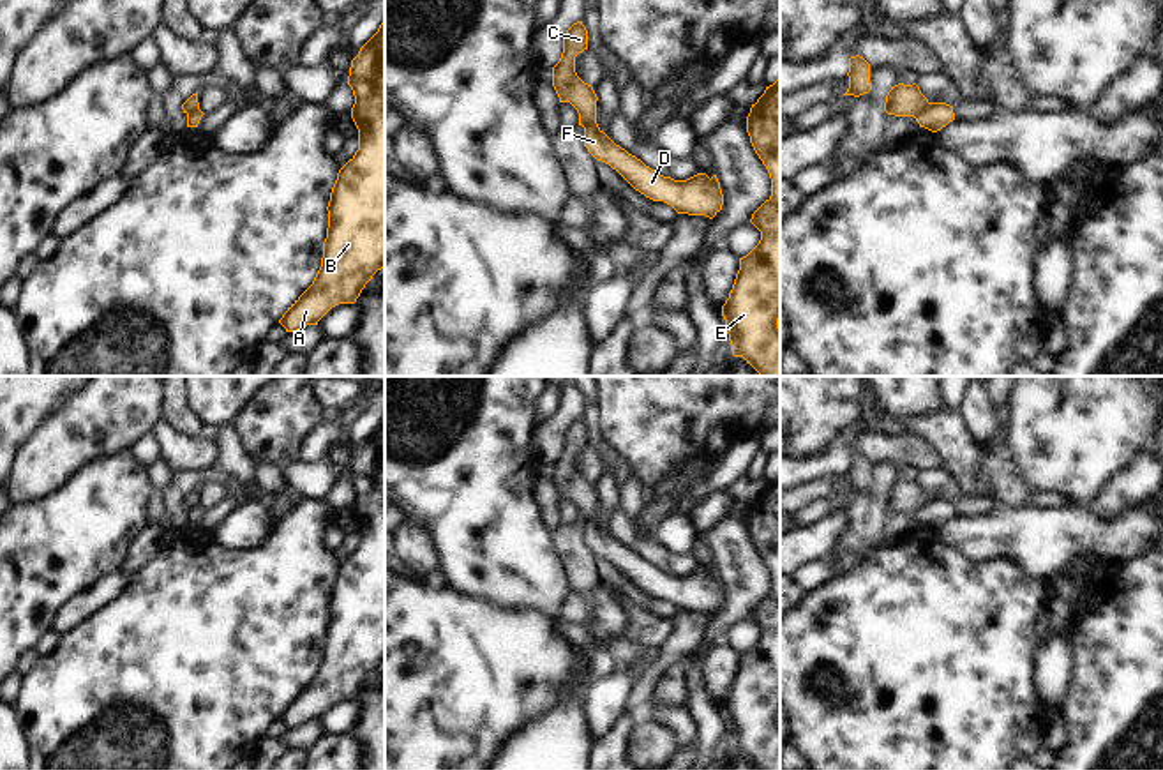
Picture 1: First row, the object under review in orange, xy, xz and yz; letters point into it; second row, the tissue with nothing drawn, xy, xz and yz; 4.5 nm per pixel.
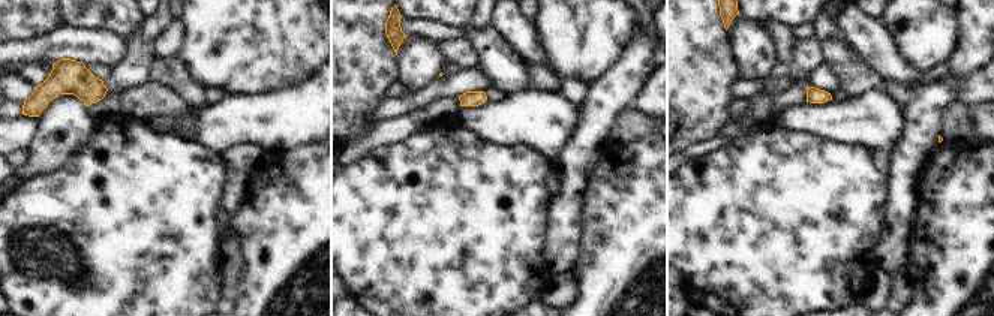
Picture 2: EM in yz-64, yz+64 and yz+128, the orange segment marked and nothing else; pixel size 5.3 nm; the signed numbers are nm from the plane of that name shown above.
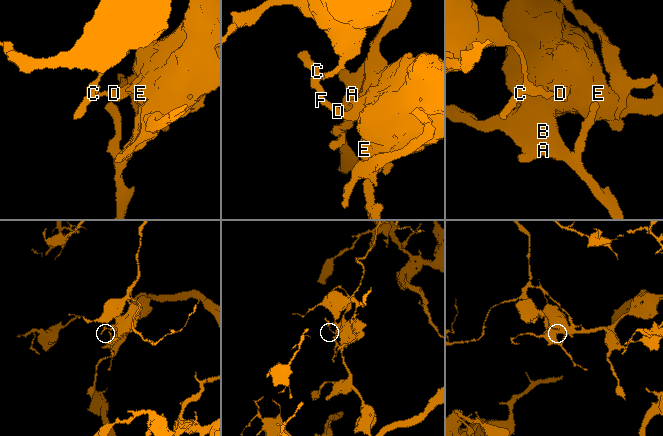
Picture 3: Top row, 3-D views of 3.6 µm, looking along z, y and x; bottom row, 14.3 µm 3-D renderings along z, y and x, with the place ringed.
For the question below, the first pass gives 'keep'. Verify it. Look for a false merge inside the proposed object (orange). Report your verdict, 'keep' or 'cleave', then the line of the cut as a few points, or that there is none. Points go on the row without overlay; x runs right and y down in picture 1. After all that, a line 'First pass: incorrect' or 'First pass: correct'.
cleave; cut yz (930, 498), (913, 511)
First pass: incorrect

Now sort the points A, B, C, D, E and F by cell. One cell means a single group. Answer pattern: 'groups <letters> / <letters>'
groups A B D E F / C

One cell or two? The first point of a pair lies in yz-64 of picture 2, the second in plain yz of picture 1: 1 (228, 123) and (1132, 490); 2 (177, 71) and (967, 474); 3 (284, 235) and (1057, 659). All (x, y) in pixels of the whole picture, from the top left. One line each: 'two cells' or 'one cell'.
1: two cells
2: two cells
3: two cells

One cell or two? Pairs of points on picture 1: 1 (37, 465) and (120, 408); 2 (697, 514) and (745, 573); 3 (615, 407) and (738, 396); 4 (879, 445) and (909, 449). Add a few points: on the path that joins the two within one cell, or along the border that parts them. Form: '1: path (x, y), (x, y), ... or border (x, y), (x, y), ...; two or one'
1: path (59, 445), (64, 440), (83, 440), (99, 419); one
2: border (735, 500), (733, 507), (720, 520), (697, 532); two
3: path (645, 407), (657, 403), (708, 403); one
4: path (886, 447), (902, 449); one

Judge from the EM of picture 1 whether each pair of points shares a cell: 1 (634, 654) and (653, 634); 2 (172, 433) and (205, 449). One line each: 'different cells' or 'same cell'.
1: different cells
2: same cell

